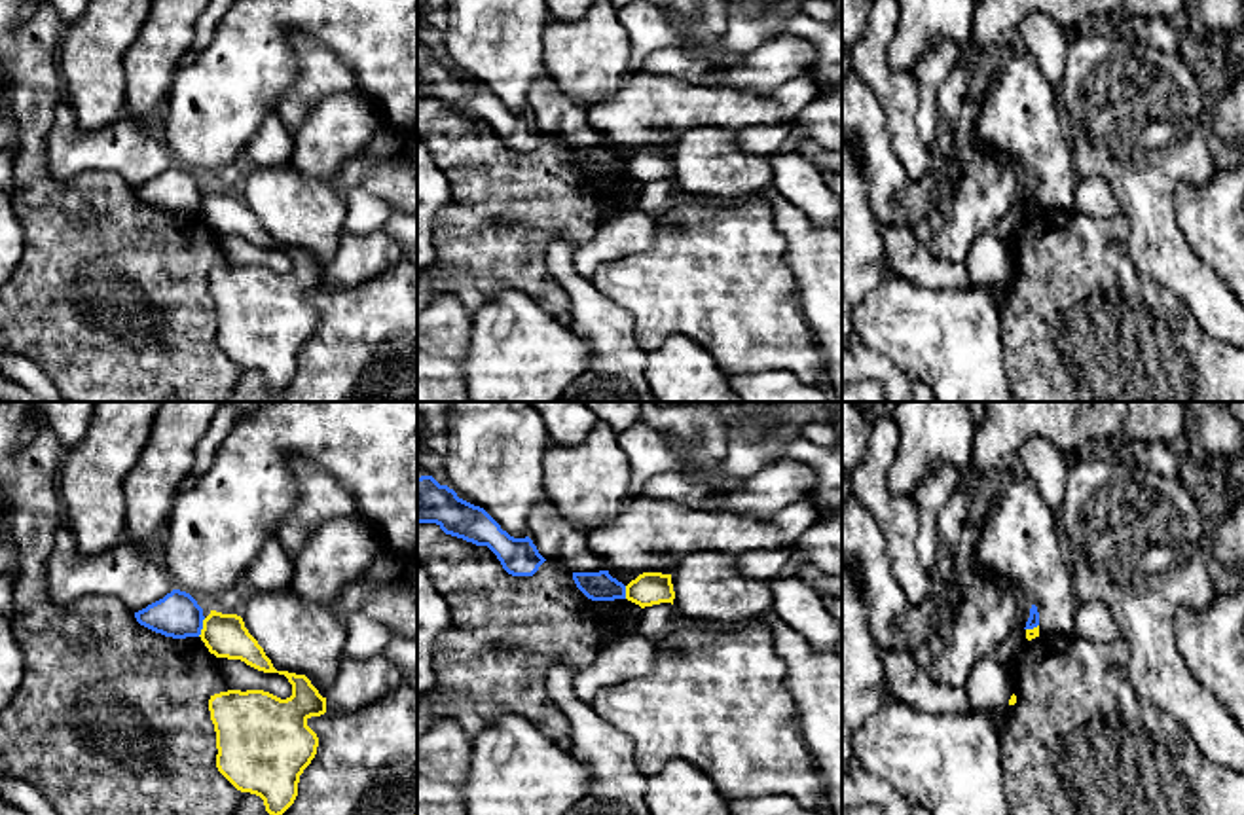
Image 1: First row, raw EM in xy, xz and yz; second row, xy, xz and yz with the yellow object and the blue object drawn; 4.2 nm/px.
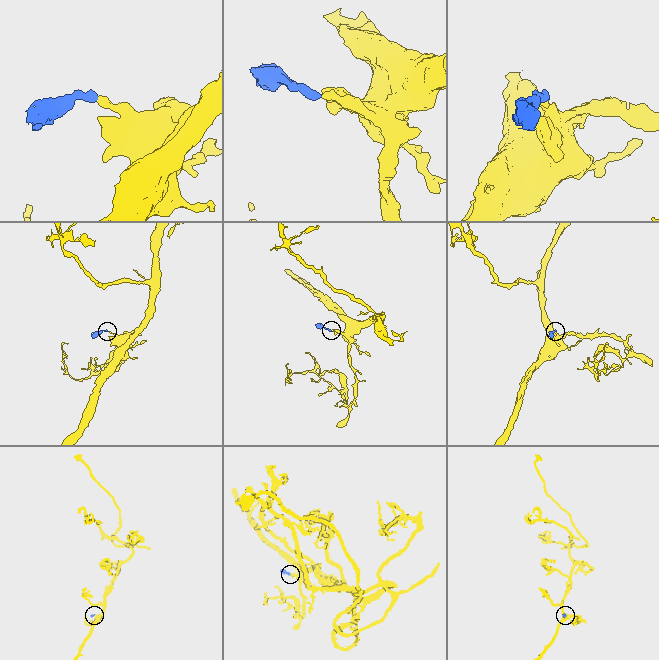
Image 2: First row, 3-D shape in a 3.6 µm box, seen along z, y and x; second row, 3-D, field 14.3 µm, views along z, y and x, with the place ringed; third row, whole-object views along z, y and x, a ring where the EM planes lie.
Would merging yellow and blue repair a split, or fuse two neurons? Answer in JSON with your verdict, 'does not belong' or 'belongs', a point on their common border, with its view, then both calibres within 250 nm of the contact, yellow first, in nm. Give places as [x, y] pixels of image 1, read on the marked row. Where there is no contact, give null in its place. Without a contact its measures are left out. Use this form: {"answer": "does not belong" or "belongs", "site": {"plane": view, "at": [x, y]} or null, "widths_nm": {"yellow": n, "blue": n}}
{"answer": "does not belong", "site": {"plane": "xy", "at": [203, 628]}, "widths_nm": {"yellow": 180, "blue": 190}}

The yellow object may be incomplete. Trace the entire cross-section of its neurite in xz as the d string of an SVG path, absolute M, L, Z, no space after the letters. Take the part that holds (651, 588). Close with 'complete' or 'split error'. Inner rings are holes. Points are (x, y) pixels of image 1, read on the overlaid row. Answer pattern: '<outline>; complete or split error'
M643 572L626 586L626 599L639 605L641 608L671 603L675 599L671 574Z; complete

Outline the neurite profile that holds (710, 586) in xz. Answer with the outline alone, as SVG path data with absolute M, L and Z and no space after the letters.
M690 553L671 572L673 607L688 618L740 627L772 610L772 589L764 580L745 578L738 557Z

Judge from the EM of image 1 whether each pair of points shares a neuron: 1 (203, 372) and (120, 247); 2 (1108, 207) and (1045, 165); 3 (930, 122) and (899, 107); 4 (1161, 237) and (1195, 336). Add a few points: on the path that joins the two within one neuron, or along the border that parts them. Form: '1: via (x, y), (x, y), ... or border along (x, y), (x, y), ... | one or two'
1: via (171, 340), (126, 294), (126, 279) | one
2: border along (1078, 179), (1072, 207) | two
3: border along (911, 72), (918, 95), (914, 127), (928, 150) | two
4: border along (1178, 298), (1212, 338) | two

